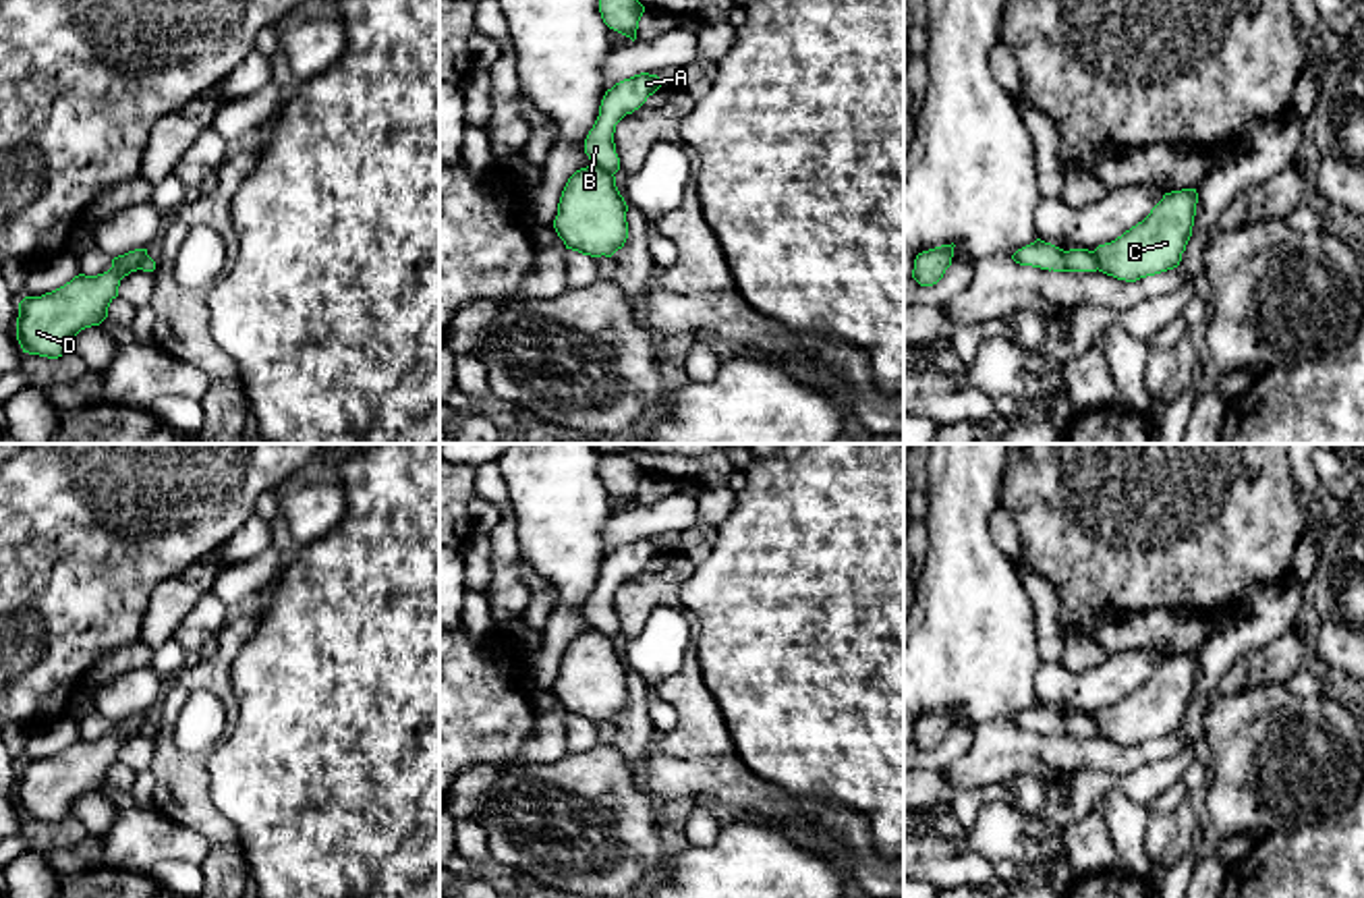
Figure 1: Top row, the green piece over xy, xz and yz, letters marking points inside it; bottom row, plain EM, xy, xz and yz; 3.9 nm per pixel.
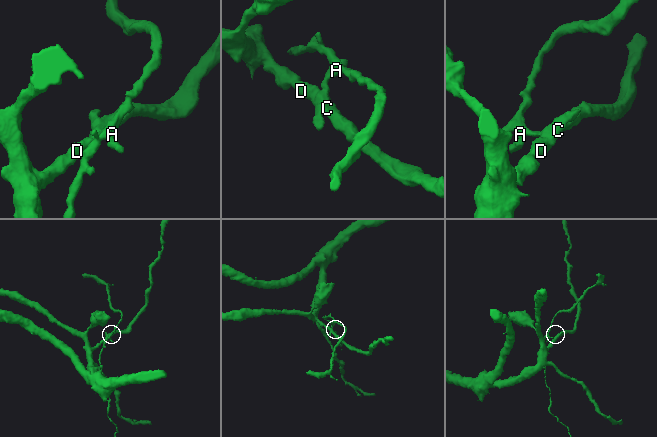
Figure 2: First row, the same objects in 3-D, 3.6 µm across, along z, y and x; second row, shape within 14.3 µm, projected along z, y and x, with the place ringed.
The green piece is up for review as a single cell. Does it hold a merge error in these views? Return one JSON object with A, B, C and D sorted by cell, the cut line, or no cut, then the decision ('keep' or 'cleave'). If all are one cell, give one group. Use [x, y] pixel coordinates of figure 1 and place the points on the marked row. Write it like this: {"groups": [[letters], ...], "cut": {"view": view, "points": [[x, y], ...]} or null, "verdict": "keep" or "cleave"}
{"groups": [["A", "B"], ["C", "D"]], "cut": {"view": "xz", "points": [[593, 164], [612, 175]]}, "verdict": "cleave"}

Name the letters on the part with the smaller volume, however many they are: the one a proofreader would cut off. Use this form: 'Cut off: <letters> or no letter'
Cut off: A, B

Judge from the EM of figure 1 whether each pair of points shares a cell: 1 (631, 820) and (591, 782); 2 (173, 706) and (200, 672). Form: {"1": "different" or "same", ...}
{"1": "same", "2": "same"}

